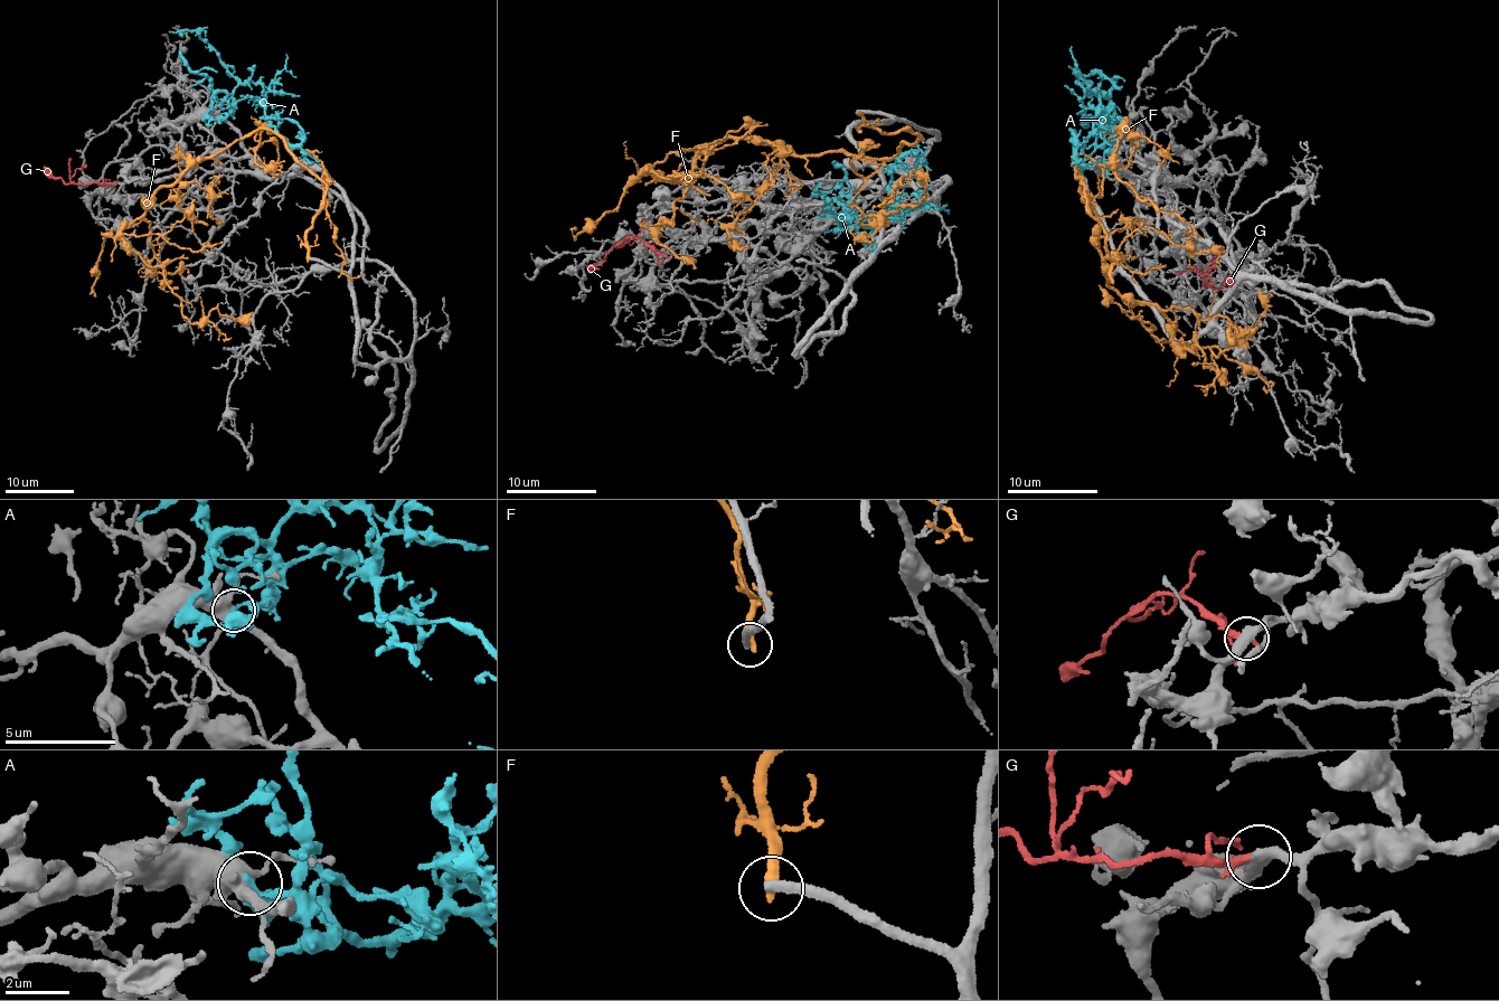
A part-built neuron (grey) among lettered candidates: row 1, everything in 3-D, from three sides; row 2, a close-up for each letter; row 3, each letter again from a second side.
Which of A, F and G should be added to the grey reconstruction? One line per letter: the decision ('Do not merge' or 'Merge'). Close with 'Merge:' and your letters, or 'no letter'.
A: Do not merge
F: Do not merge
G: Do not merge
Merge: no letter

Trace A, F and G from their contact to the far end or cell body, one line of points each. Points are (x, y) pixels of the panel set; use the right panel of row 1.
A: (1118, 148), (1121, 119), (1096, 90), (1100, 103), (1092, 137), (1074, 160), (1071, 131), (1075, 130), (1074, 147)
F: (1110, 281), (1075, 156), (1112, 287), (1149, 301), (1219, 383), (1212, 357), (1248, 336)
G: (1216, 258), (1205, 277), (1207, 289), (1216, 290), (1225, 282), (1227, 285), (1231, 274)

